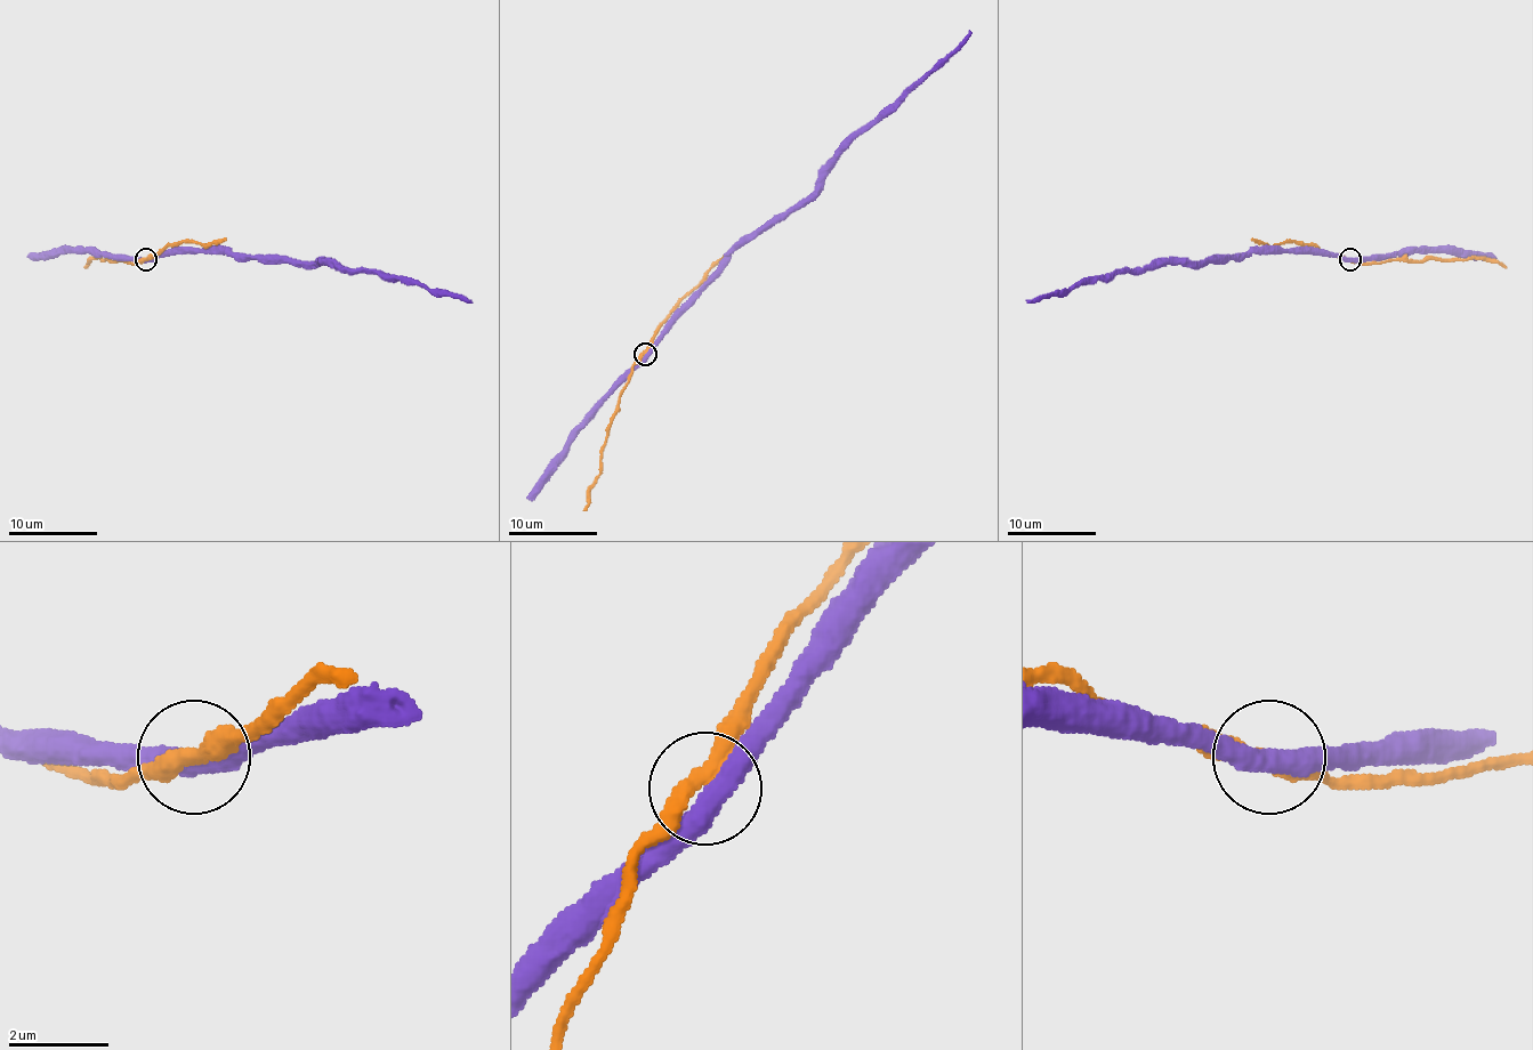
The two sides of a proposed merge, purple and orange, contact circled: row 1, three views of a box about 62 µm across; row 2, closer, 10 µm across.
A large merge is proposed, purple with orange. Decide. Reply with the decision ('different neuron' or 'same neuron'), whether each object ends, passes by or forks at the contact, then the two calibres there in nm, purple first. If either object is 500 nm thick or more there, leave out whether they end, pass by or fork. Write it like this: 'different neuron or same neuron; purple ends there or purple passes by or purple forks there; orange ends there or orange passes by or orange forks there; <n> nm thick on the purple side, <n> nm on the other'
different neuron; purple passes by; orange passes by; 440 nm thick on the purple side, 340 nm on the other

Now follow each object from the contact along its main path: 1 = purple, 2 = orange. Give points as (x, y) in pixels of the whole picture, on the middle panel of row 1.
1: (645, 353), (683, 305), (737, 247), (796, 209), (815, 190), (840, 153), (913, 89), (968, 30)
2: (645, 353), (634, 366), (620, 395), (596, 484), (589, 491), (589, 502), (582, 510)

